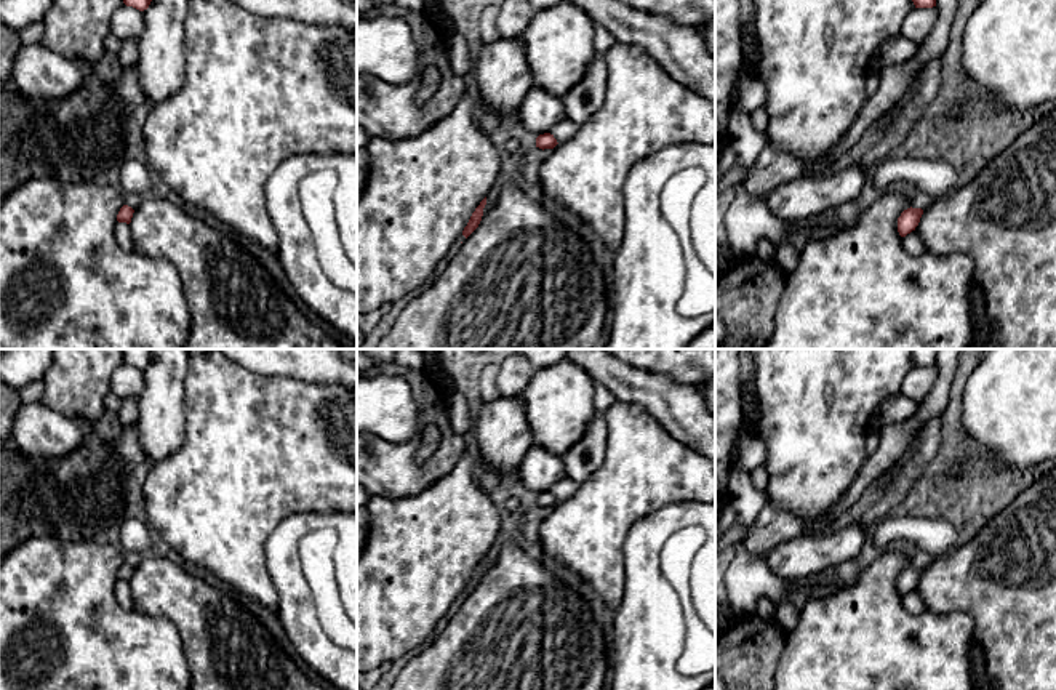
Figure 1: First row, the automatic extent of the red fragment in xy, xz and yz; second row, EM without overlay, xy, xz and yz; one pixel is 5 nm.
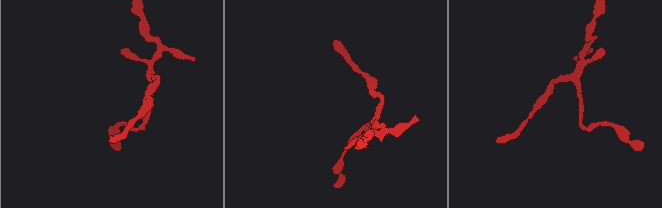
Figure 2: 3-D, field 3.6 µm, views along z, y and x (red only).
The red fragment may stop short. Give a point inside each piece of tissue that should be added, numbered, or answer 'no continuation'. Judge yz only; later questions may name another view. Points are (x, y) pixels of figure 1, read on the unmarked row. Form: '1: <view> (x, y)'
no continuation

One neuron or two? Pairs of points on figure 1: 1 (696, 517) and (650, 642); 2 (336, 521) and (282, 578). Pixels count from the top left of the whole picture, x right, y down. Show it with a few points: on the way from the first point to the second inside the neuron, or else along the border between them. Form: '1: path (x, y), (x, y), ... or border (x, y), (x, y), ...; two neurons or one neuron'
1: path (660, 533), (650, 543), (650, 605); one neuron
2: path (316, 521), (306, 522), (284, 545), (284, 557); one neuron

